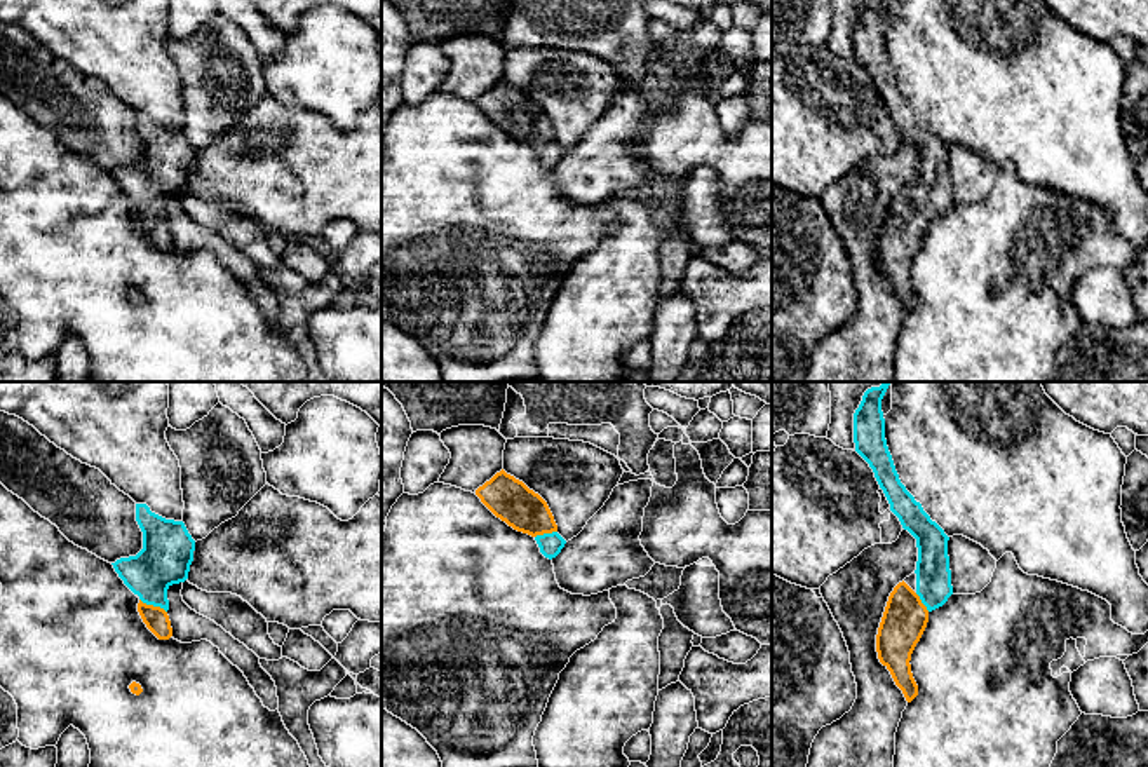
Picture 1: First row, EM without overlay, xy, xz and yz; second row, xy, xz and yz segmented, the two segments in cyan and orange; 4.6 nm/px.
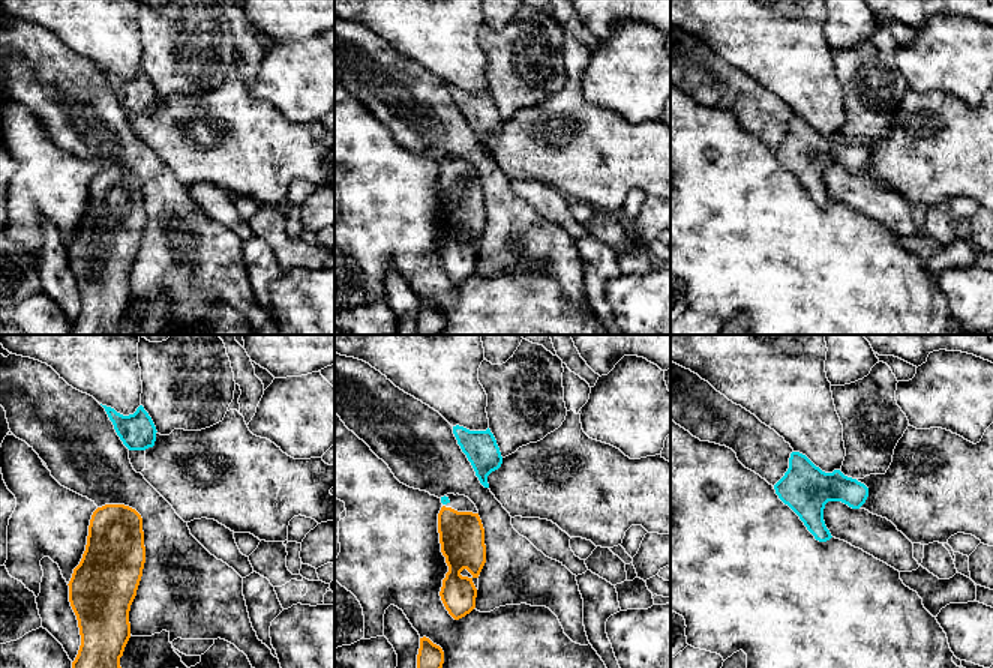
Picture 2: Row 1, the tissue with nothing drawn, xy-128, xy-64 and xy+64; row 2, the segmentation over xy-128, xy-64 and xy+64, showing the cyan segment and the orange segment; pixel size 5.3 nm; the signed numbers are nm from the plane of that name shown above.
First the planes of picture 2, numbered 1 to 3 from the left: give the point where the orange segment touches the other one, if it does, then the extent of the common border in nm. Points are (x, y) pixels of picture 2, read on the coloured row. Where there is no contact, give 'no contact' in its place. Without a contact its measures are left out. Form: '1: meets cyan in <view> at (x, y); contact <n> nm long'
1: no contact
2: no contact
3: no contact

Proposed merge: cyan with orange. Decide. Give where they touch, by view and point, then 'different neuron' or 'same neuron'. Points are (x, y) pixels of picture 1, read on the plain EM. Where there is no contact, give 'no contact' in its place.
meets cyan in xy at (154, 215); same neuron

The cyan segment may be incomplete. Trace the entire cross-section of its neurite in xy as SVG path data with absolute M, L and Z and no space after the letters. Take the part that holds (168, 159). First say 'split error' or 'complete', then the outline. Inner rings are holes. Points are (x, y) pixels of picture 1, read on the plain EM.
split error | M136 113L136 131L143 141L143 159L113 174L124 193L139 206L138 221L146 237L159 248L172 246L167 225L167 199L188 188L195 150L183 131L165 129Z

